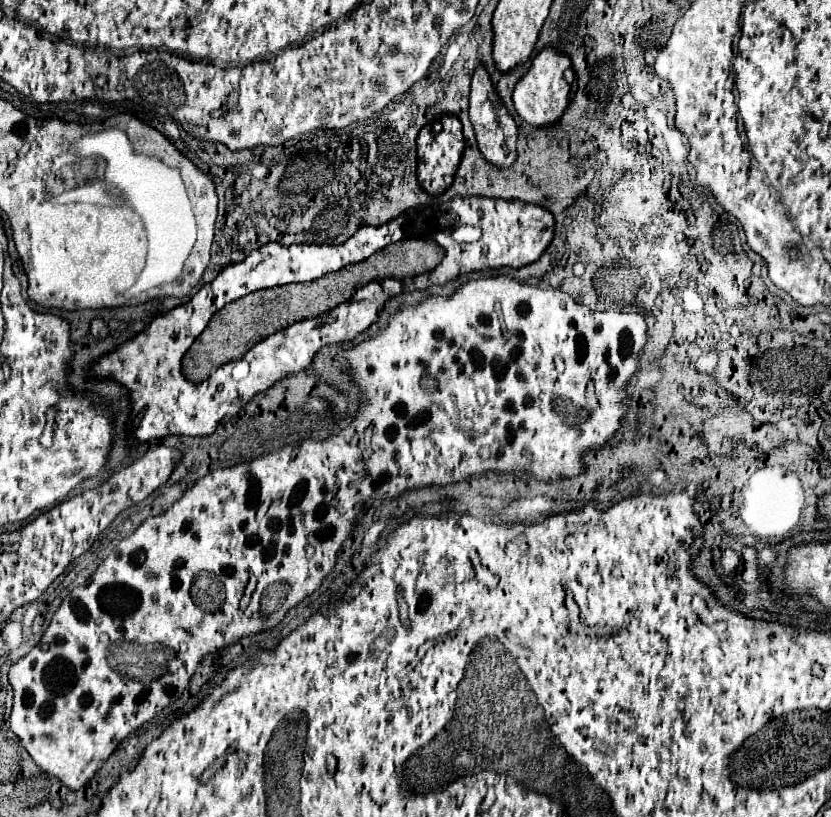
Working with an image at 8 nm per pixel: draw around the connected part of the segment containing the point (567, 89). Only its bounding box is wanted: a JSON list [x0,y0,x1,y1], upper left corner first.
[513,46,577,126]

